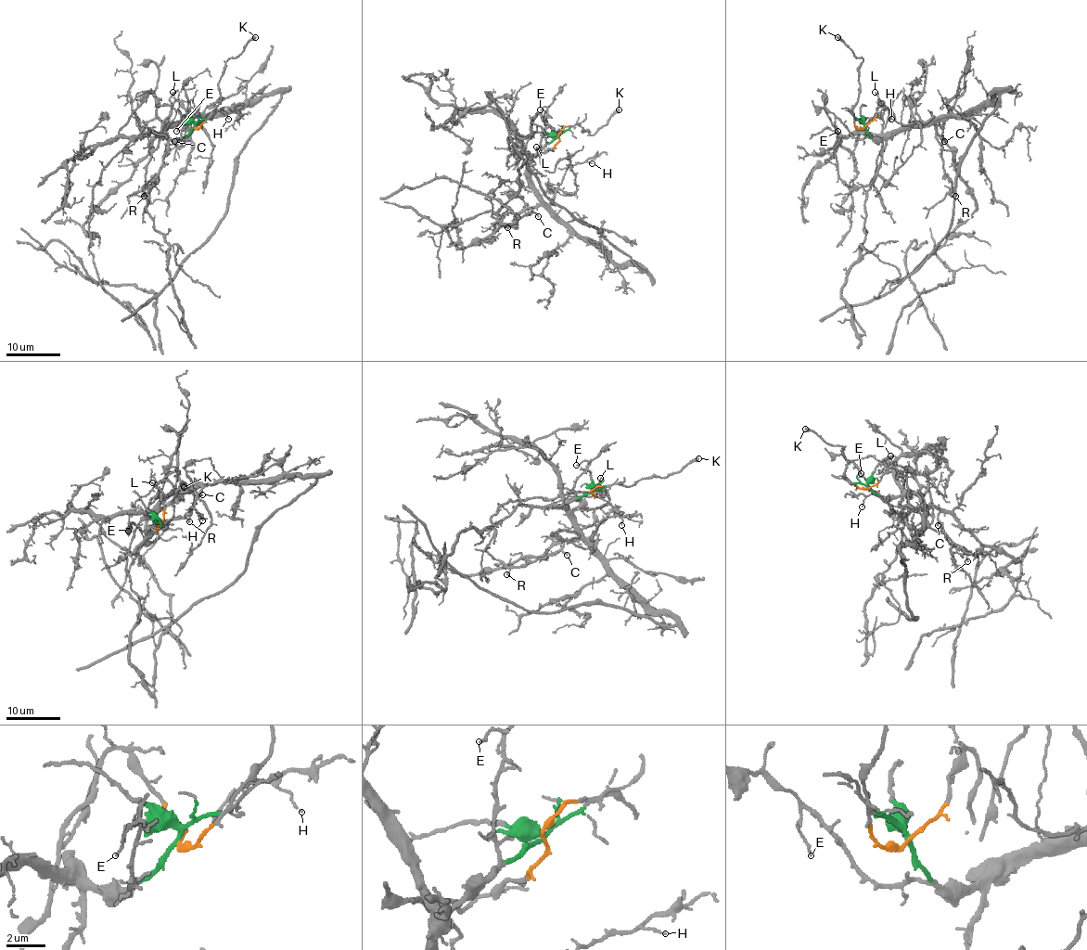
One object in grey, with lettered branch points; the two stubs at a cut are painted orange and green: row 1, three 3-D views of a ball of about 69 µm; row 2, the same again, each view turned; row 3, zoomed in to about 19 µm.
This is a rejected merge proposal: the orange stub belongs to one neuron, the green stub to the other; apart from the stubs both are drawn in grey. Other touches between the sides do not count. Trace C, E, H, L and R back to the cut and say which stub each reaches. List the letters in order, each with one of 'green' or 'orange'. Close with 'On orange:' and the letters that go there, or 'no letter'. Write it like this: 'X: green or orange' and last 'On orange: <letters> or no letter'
C: green
E: green
H: green
L: orange
R: green
On orange: L

